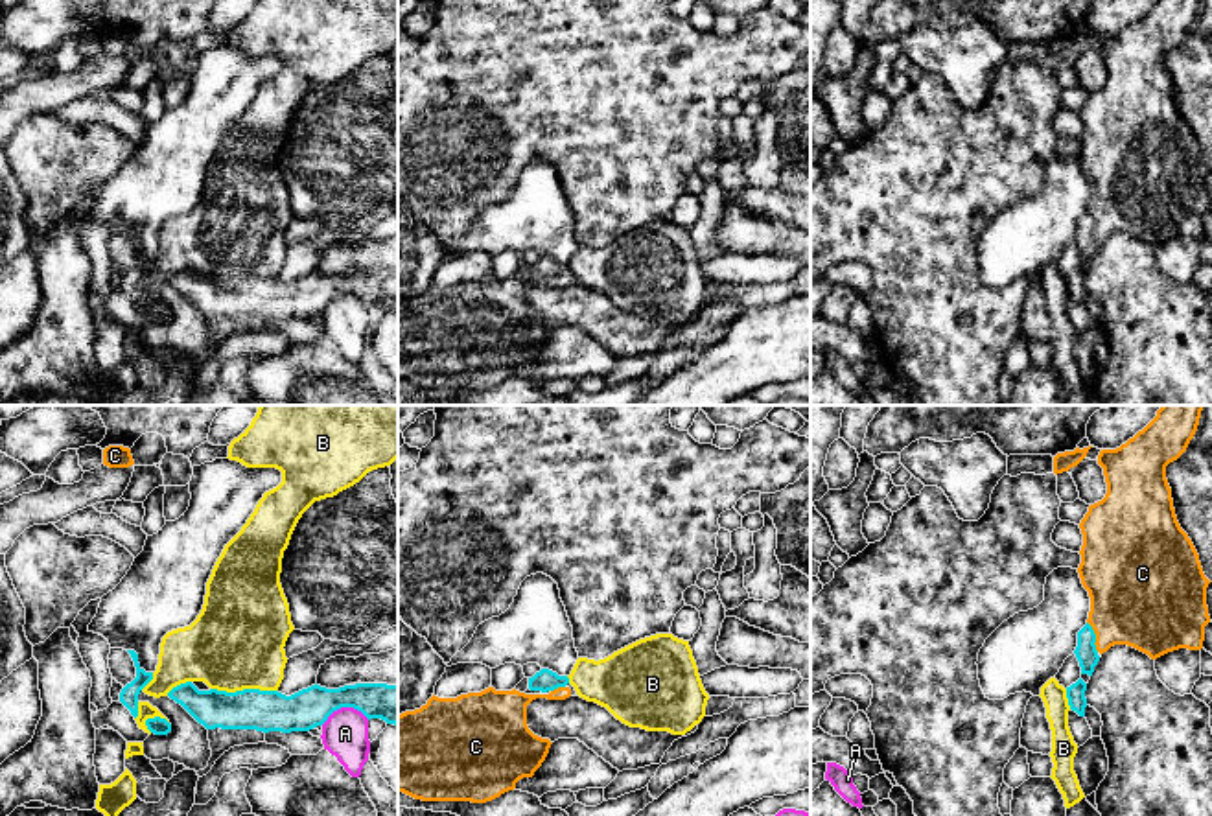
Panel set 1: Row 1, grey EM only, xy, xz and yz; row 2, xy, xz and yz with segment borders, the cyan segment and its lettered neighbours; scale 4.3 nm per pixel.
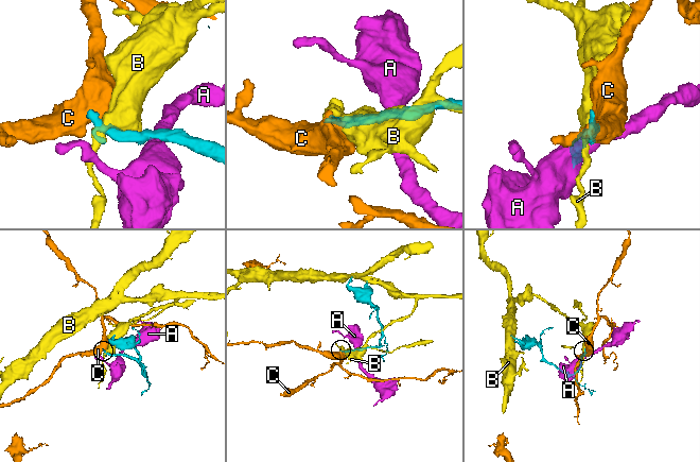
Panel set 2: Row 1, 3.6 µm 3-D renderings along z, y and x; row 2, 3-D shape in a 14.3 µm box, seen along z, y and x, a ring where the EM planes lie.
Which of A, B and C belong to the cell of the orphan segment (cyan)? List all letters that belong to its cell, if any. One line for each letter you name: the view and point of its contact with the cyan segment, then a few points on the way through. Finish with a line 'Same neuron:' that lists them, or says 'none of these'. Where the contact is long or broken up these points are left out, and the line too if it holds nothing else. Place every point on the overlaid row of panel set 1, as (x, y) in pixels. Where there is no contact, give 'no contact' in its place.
C: meets cyan in yz at (1095, 636); runs through yz (1085, 651), (1095, 636), (1137, 597)
Same neuron: C

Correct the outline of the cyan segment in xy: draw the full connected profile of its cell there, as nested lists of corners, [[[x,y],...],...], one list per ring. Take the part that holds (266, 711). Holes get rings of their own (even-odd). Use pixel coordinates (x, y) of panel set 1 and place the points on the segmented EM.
[[[192,682],[173,687],[168,696],[181,704],[206,729],[309,731],[341,707],[354,707],[368,720],[398,726],[398,685],[355,683],[339,689],[311,685],[291,696],[278,691],[243,689],[199,691]]]

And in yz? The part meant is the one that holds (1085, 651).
[[[1162,405],[1133,438],[1098,455],[1107,494],[1089,507],[1079,523],[1083,545],[1078,573],[1090,597],[1089,619],[1078,632],[1074,650],[1081,674],[1092,676],[1100,656],[1114,645],[1133,647],[1151,659],[1179,648],[1203,648],[1205,626],[1210,623],[1210,580],[1192,540],[1177,521],[1166,479],[1166,466],[1177,460],[1194,438],[1201,411],[1203,405]]]

